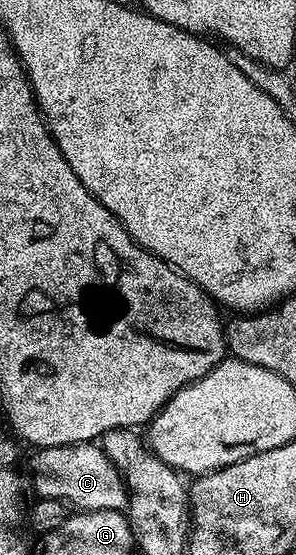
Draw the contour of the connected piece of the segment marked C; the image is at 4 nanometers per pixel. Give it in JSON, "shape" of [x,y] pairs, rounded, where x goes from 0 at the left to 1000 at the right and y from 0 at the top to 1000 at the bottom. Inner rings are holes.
{"shape":[[[334,798],[226,800],[139,807],[108,829],[108,879],[142,901],[203,901],[233,917],[274,923],[409,921],[432,914],[419,861],[372,832]]]}

